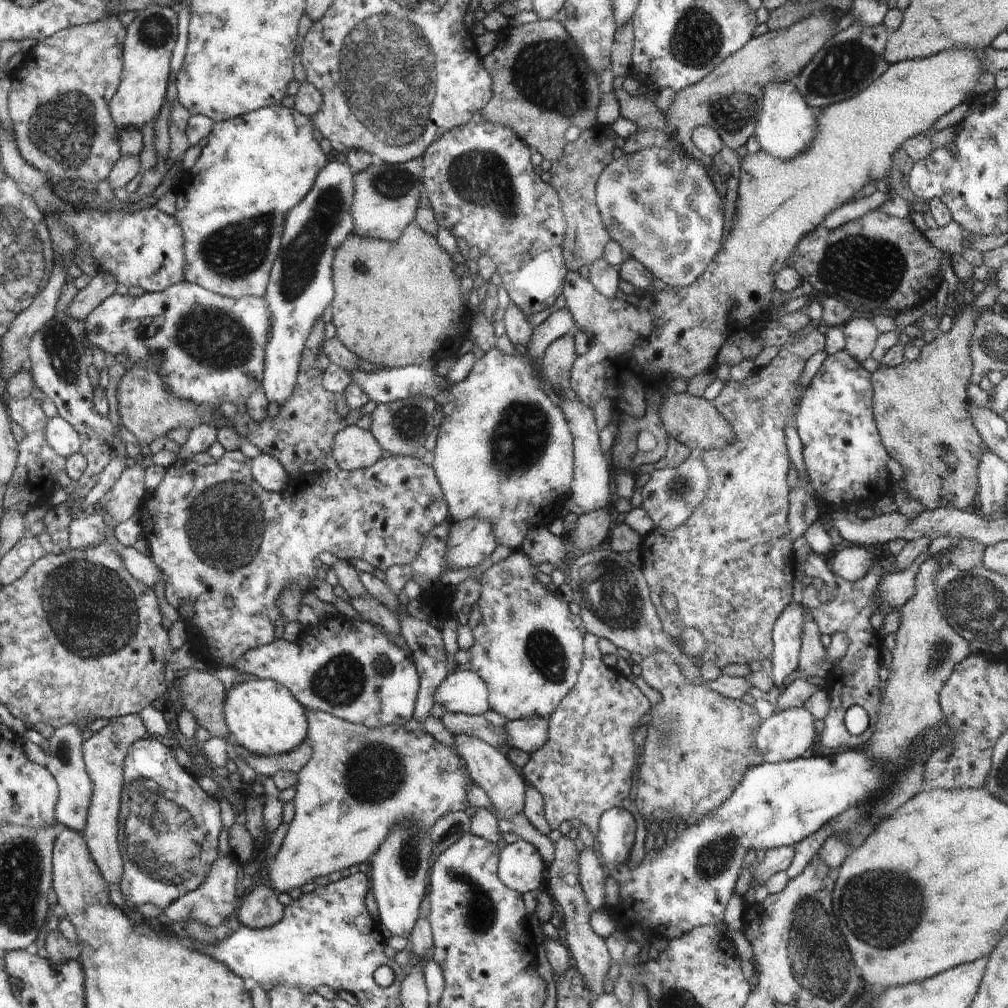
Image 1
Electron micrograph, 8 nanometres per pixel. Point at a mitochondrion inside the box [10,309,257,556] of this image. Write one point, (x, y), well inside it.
(60, 347)

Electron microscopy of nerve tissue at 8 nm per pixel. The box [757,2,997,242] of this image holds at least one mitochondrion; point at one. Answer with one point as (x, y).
(846, 65)

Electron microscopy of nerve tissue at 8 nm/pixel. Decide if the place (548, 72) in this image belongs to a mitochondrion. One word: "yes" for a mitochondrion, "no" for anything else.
yes

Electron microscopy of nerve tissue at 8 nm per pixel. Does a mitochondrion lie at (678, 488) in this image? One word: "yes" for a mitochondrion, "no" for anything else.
yes

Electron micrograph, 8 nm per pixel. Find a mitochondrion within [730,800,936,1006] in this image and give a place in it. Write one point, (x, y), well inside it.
(902, 904)

